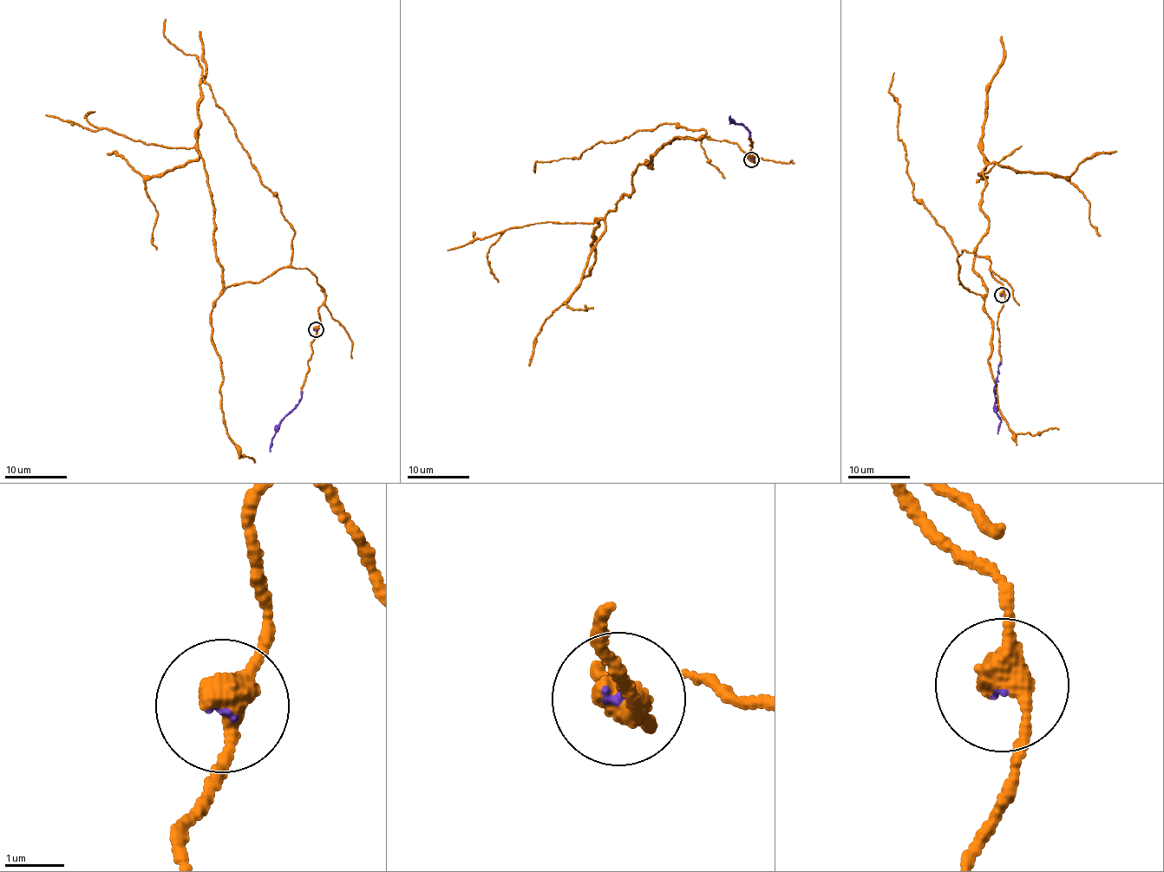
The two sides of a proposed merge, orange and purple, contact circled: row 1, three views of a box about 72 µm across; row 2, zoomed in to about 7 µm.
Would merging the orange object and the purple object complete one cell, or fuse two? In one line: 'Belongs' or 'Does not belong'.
Belongs

